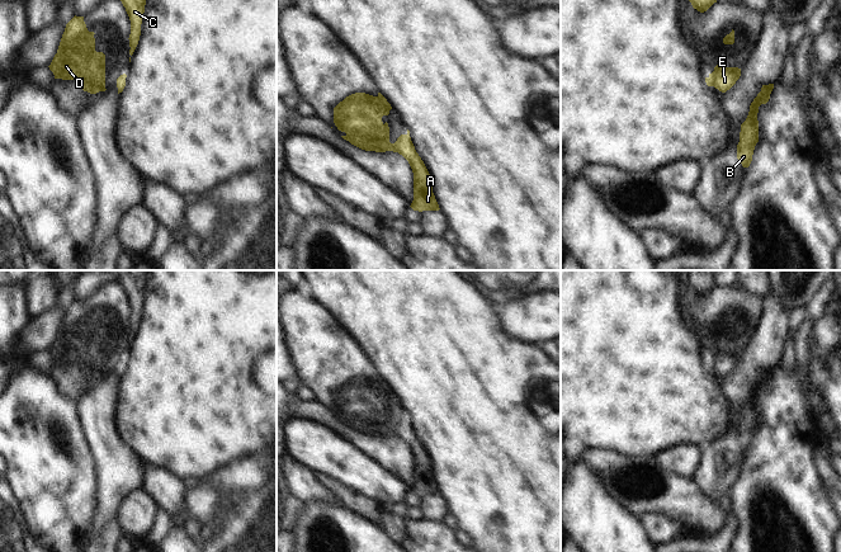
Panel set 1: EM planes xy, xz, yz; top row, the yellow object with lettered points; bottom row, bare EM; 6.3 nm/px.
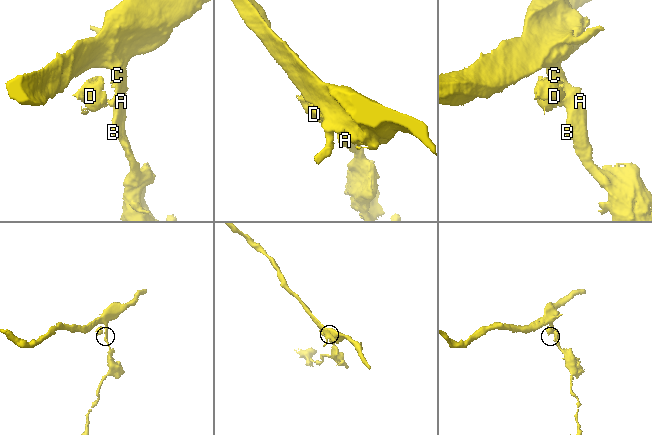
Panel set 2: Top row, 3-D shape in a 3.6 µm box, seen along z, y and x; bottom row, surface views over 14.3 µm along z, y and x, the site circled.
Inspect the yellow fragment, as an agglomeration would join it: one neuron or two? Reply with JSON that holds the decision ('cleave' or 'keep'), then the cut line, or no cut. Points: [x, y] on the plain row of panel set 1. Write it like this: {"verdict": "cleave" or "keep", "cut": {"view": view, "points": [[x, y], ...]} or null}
{"verdict": "cleave", "cut": {"view": "xz", "points": [[407, 418], [400, 425], [396, 435]]}}

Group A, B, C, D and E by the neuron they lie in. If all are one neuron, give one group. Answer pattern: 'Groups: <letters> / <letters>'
Groups: A B C E / D.

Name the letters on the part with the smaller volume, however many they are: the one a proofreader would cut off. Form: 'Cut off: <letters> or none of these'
Cut off: D

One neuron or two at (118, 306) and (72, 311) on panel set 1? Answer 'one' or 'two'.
one

